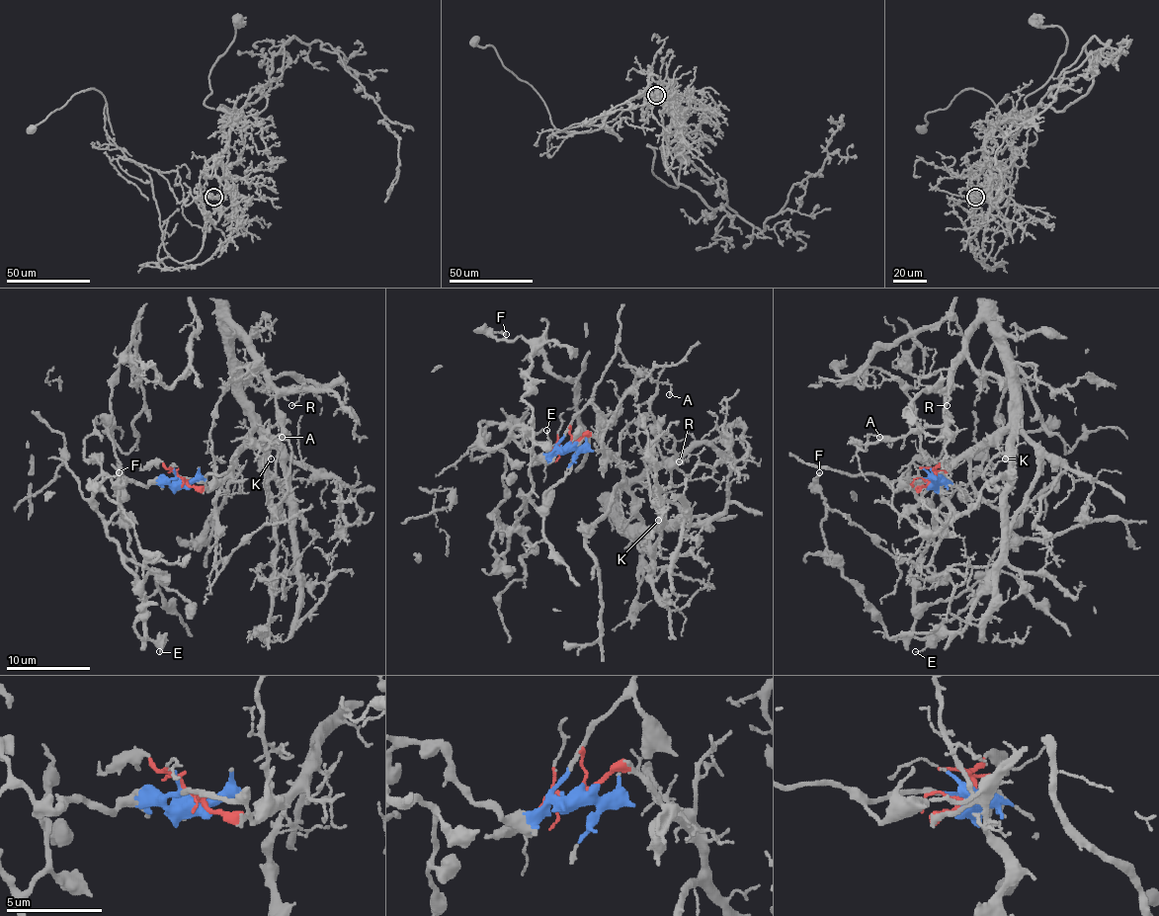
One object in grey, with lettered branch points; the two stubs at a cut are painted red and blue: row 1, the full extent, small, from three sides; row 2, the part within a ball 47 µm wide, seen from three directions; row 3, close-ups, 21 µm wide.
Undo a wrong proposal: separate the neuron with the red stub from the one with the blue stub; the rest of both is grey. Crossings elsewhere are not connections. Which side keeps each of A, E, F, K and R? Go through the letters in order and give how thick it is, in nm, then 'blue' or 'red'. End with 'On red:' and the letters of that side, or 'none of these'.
A: calibre 150 nm; red
E: calibre 130 nm; blue
F: calibre 200 nm; blue
K: calibre 110 nm; red
R: calibre 100 nm; red
On red: A, K, R

